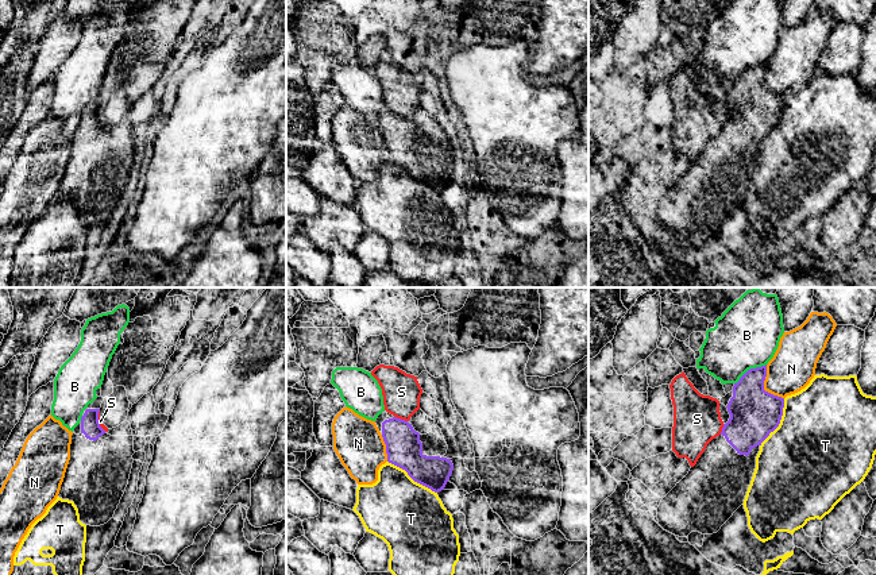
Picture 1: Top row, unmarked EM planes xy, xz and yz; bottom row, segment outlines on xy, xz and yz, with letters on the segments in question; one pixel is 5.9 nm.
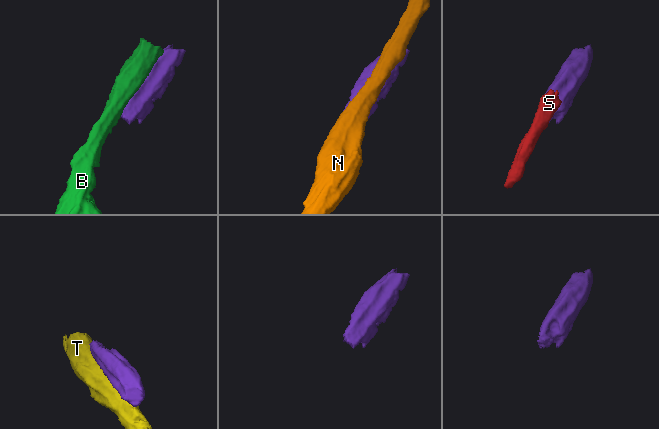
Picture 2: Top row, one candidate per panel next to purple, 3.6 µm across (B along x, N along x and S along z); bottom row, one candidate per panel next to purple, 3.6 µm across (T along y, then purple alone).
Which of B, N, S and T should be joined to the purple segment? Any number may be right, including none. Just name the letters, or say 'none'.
none

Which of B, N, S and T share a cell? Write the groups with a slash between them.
B / N / S / T

